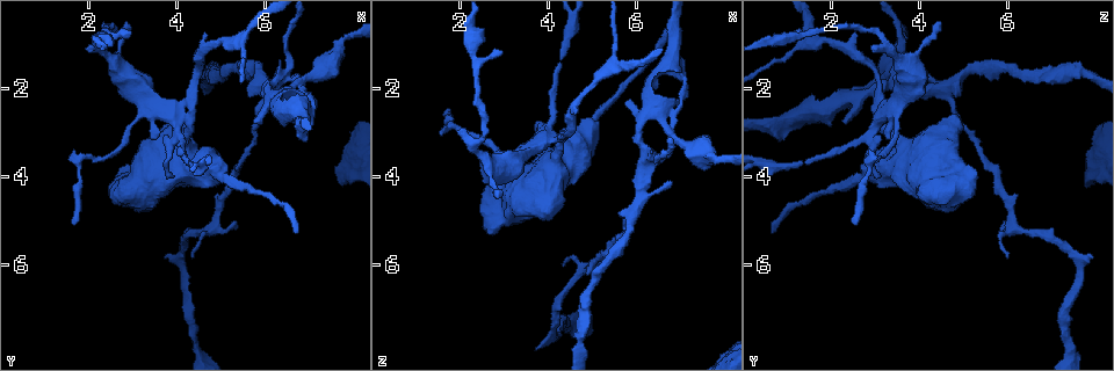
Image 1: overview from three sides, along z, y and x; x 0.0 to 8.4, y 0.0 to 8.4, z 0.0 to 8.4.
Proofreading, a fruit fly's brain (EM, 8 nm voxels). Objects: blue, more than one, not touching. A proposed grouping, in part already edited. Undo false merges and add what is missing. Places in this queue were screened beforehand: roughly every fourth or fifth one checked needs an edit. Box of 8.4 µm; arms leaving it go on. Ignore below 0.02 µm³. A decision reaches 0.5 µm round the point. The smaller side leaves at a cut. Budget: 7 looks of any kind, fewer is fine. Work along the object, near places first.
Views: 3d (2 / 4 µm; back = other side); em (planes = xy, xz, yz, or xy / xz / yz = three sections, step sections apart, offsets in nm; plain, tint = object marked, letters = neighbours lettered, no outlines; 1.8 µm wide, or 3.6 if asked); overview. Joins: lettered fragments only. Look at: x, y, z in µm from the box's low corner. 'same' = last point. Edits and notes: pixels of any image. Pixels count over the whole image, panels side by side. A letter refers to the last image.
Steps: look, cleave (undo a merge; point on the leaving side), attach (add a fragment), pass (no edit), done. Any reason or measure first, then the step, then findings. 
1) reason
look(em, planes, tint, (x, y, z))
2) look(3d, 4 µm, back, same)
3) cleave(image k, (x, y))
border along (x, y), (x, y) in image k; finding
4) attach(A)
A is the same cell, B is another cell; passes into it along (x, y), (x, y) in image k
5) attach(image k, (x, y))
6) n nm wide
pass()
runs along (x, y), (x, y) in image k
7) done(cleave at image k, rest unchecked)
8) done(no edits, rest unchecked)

three-way junction
look(em, xy, step 4, tint, (6.10, 2.05, 4.65))

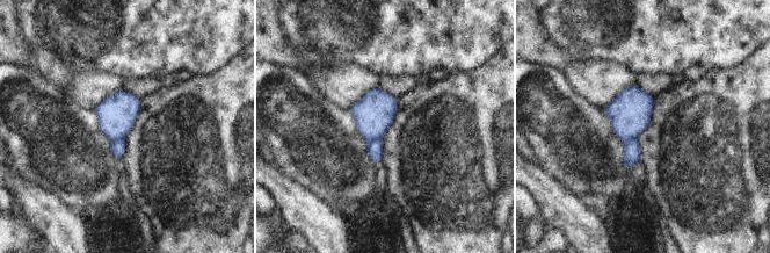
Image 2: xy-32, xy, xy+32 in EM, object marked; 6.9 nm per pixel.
another direction
look(em, planes, letters, same)

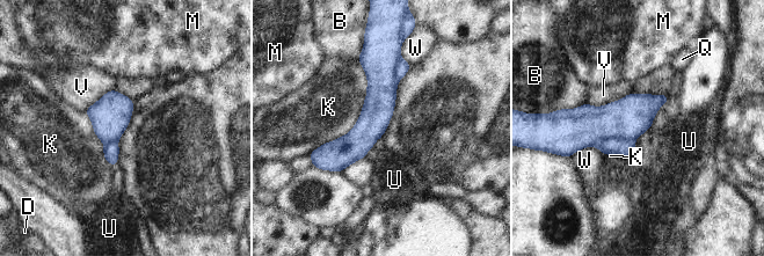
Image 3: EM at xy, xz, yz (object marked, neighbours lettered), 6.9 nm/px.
220 nm wide
cleave(image 3, (623, 147))
B, D, K, M, Q, U, V and W are other cells; border along (633, 138), (604, 138), (592, 145) in image 3; two cells meet here

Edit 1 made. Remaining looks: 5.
see it whole again
look(overview)

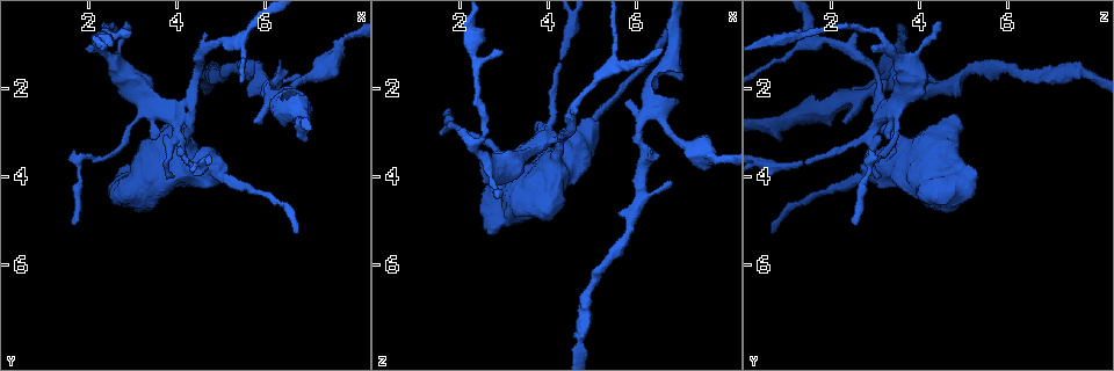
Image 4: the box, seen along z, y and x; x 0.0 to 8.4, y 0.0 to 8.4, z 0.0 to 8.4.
sudden change in width
look(em, xz, step 8, tint, (2.30, 1.15, 3.25))

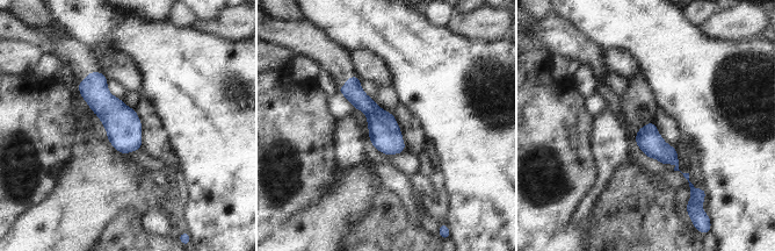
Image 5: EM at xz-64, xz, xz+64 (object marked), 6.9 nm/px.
look(em, planes, letters, same)

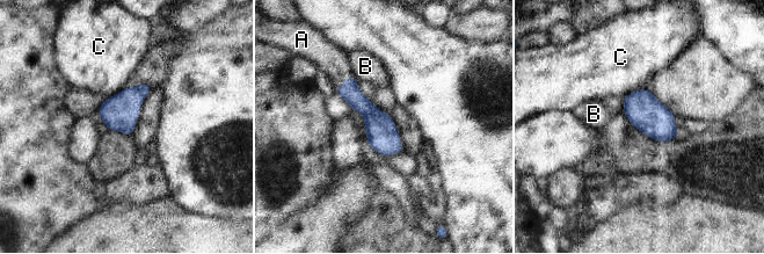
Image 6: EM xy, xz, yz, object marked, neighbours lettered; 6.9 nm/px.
220 nm wide
attach(A)
A is the same cell, B and C are other cells; passes into it along (350, 92), (343, 81), (330, 59) in image 6; it goes on there

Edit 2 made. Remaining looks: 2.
done(cleave at image 3, attach at image 6, rest unchecked)

